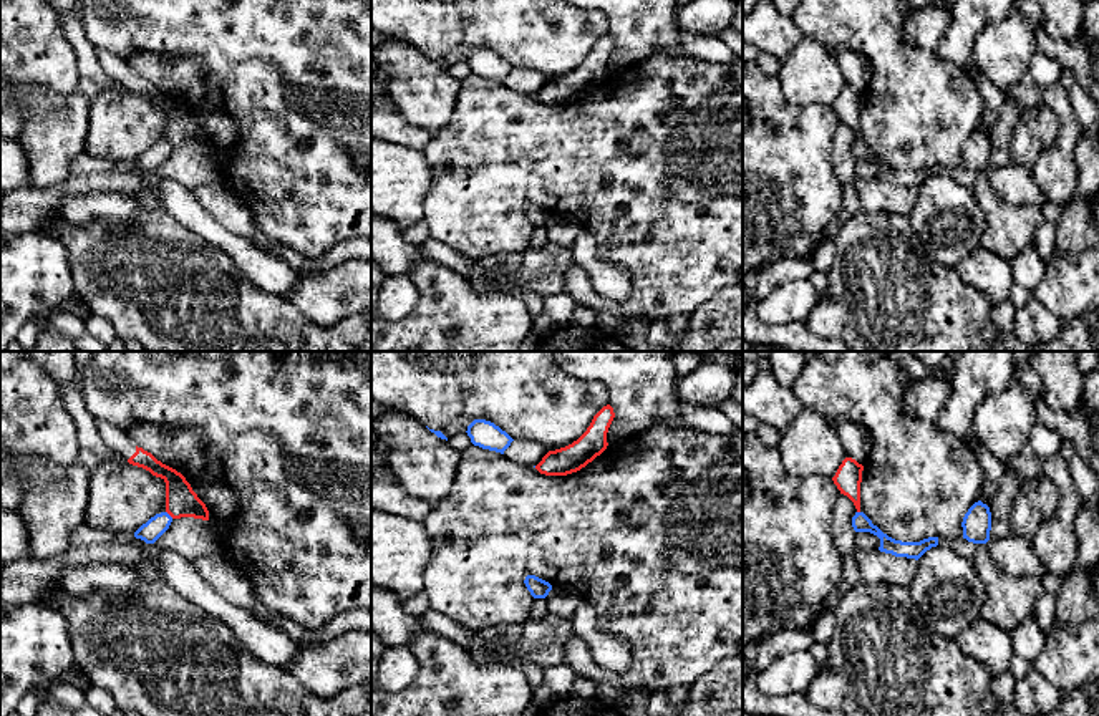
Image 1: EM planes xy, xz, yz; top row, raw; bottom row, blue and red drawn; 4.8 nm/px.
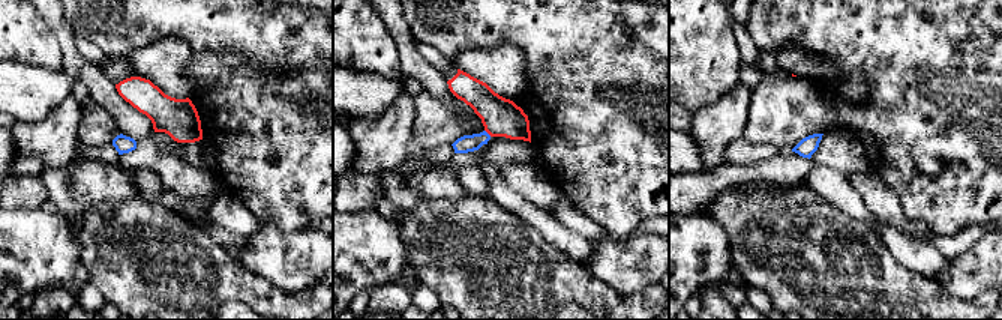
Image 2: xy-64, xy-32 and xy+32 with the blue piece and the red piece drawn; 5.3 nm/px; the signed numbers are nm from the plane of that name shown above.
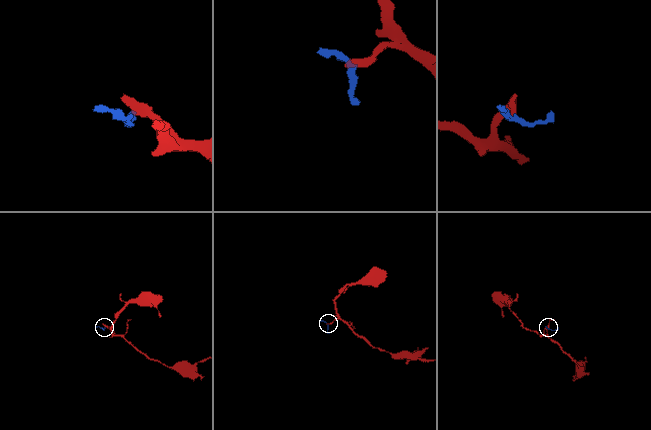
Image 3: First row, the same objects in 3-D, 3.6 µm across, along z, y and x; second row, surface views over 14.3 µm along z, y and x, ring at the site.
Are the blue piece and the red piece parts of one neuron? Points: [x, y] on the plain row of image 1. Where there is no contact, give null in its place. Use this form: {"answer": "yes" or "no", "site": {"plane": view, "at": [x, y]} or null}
{"answer": "no", "site": {"plane": "xy", "at": [168, 143]}}

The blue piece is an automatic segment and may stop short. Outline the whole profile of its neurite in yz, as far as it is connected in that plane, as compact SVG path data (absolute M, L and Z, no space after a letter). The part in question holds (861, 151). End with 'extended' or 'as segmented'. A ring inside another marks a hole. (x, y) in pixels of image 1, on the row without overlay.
M855 141L852 146L852 156L855 161L870 161L880 167L880 181L892 182L895 186L907 186L918 189L927 179L938 174L938 166L928 166L920 171L902 171L884 162L864 141Z; as segmented

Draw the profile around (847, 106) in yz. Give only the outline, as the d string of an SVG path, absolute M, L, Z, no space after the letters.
M845 86L832 106L840 123L847 124L854 131L857 141L860 141L862 99L862 93L852 86Z

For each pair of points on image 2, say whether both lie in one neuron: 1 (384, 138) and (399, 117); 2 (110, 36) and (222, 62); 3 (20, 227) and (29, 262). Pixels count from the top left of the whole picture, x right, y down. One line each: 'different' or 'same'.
1: same
2: different
3: same

